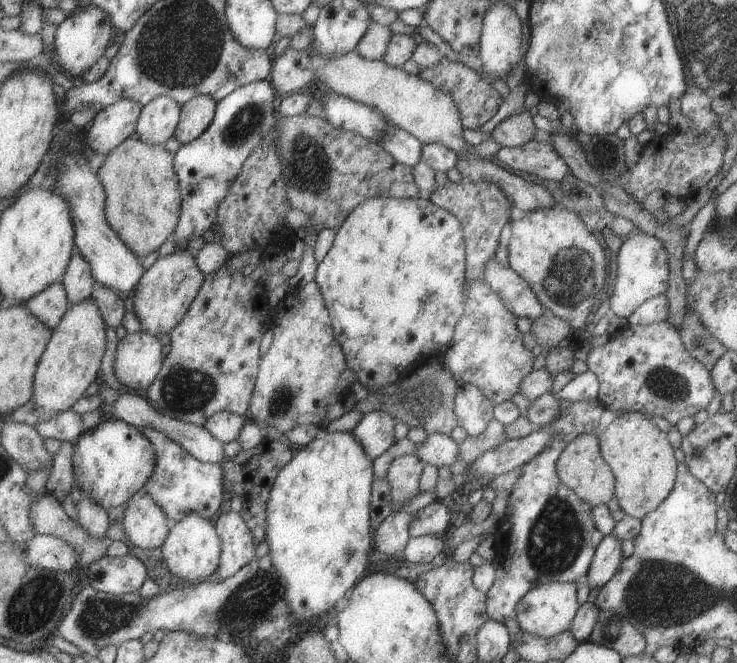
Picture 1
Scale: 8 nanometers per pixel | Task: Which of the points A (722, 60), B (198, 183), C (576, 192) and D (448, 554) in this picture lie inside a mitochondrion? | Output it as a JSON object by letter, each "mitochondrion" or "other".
{"A":"mitochondrion","B":"other","C":"other","D":"other"}

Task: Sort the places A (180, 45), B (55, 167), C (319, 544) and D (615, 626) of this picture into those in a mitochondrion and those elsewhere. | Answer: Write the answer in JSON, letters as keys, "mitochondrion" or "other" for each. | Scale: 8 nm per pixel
{"A":"mitochondrion","B":"other","C":"other","D":"mitochondrion"}

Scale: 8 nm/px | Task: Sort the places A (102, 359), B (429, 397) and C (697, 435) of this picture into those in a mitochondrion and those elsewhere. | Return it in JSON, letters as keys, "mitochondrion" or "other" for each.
{"A":"other","B":"mitochondrion","C":"other"}

